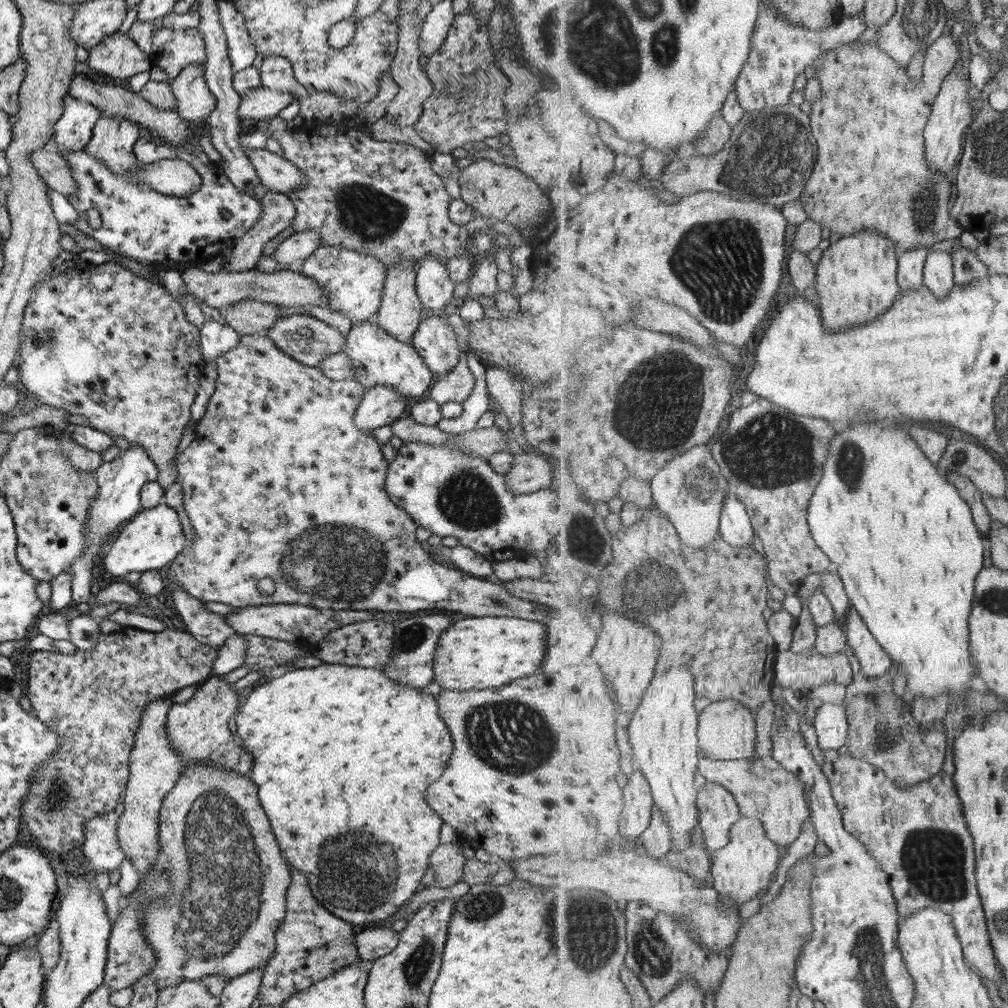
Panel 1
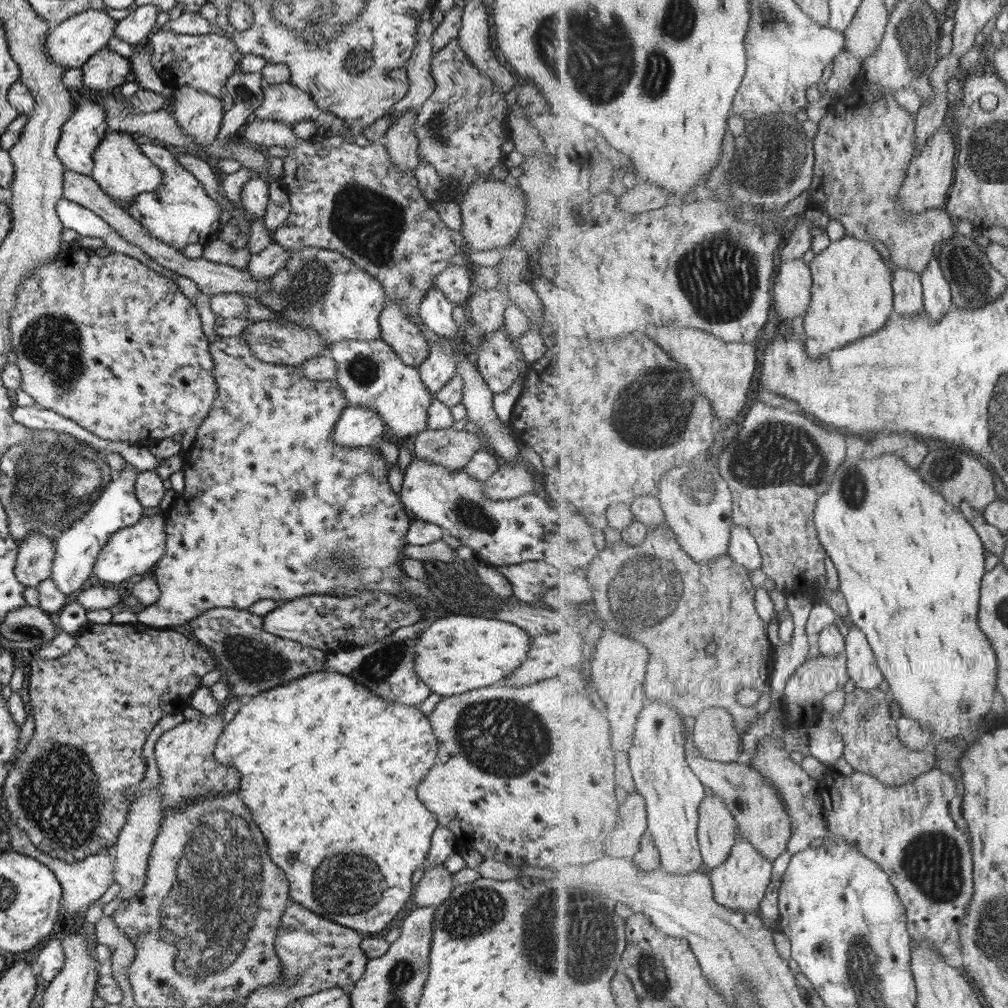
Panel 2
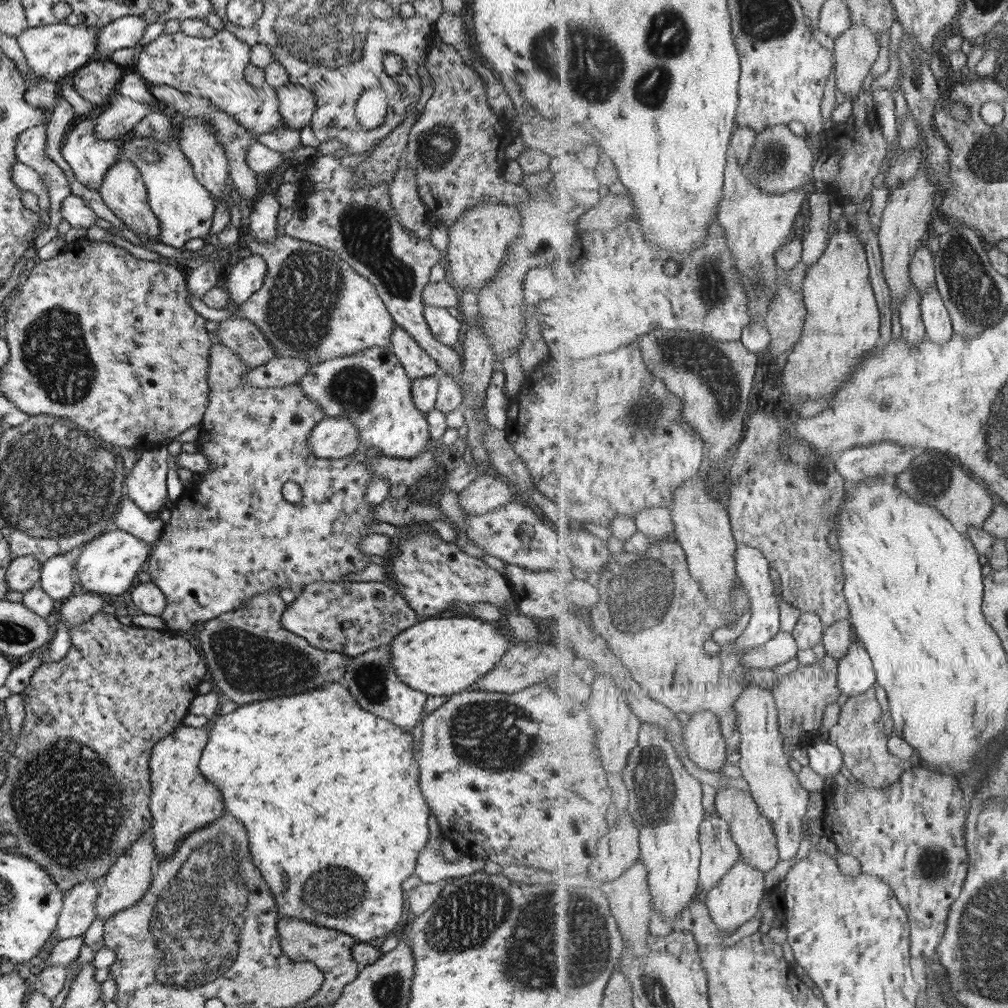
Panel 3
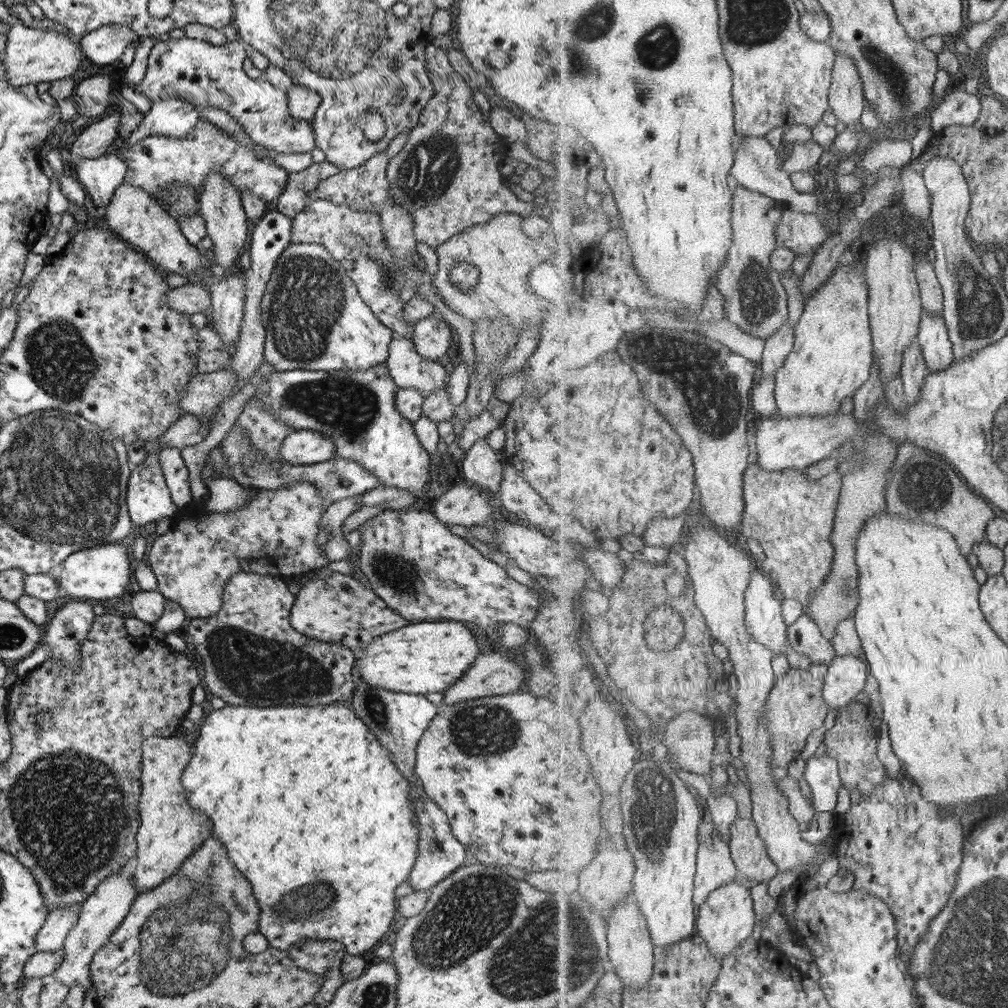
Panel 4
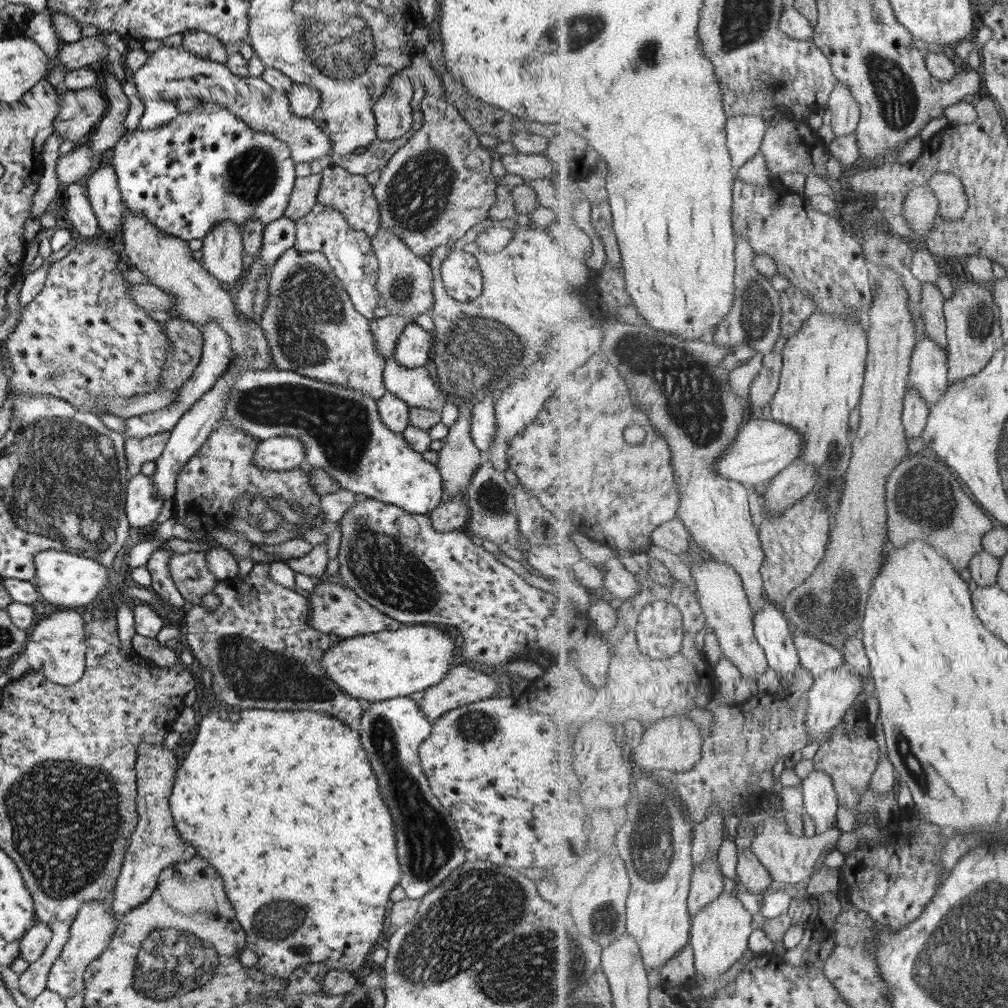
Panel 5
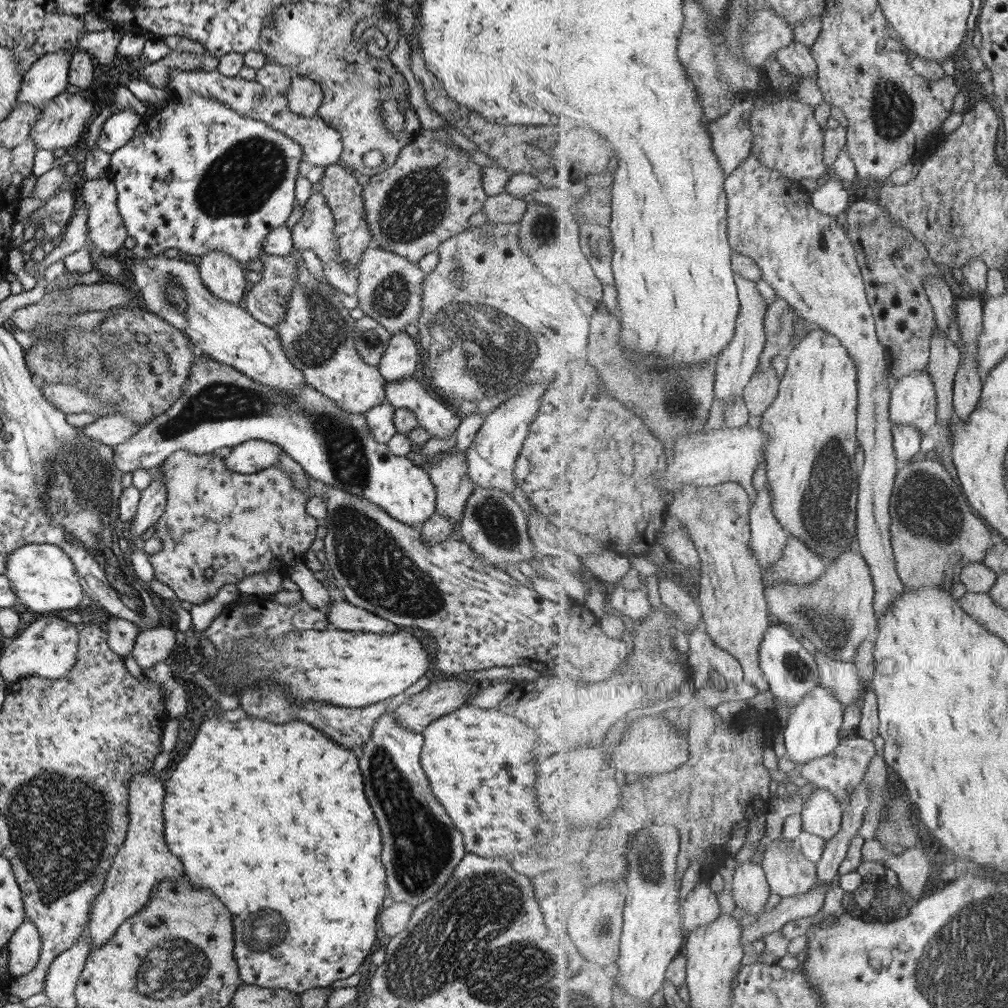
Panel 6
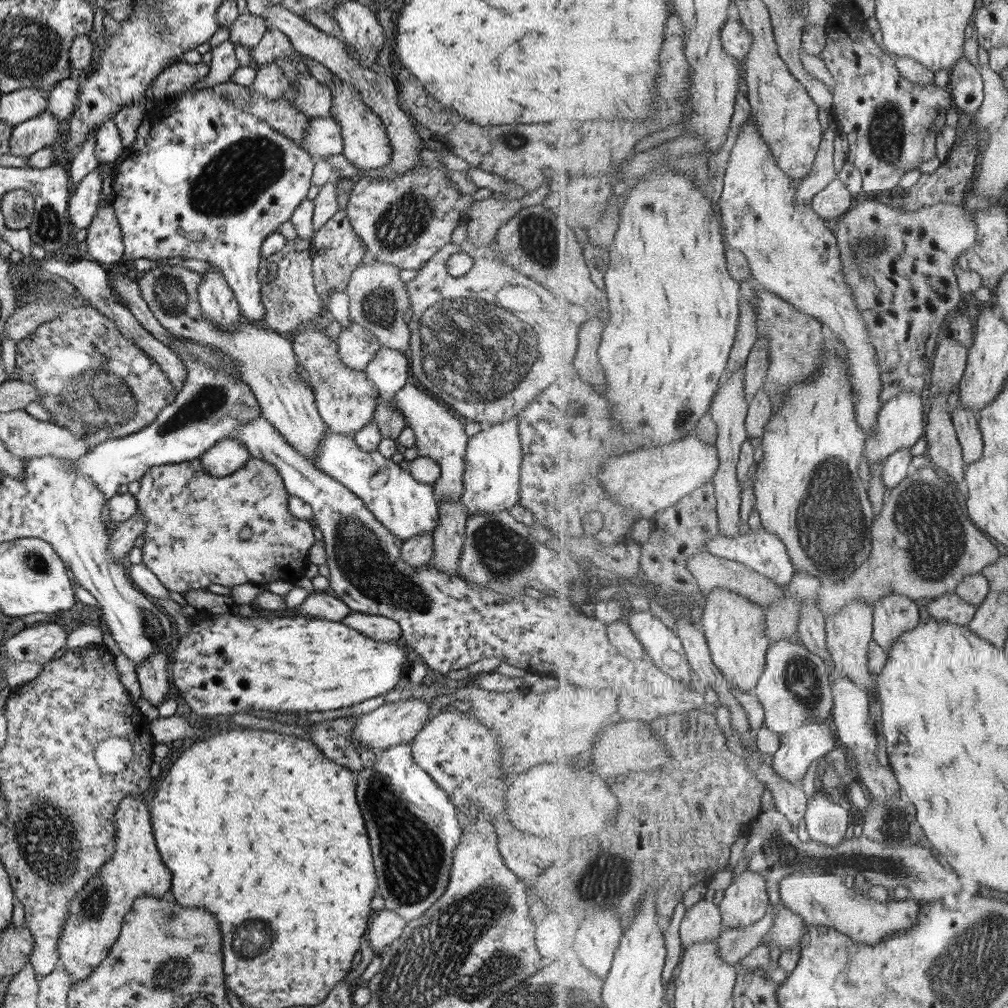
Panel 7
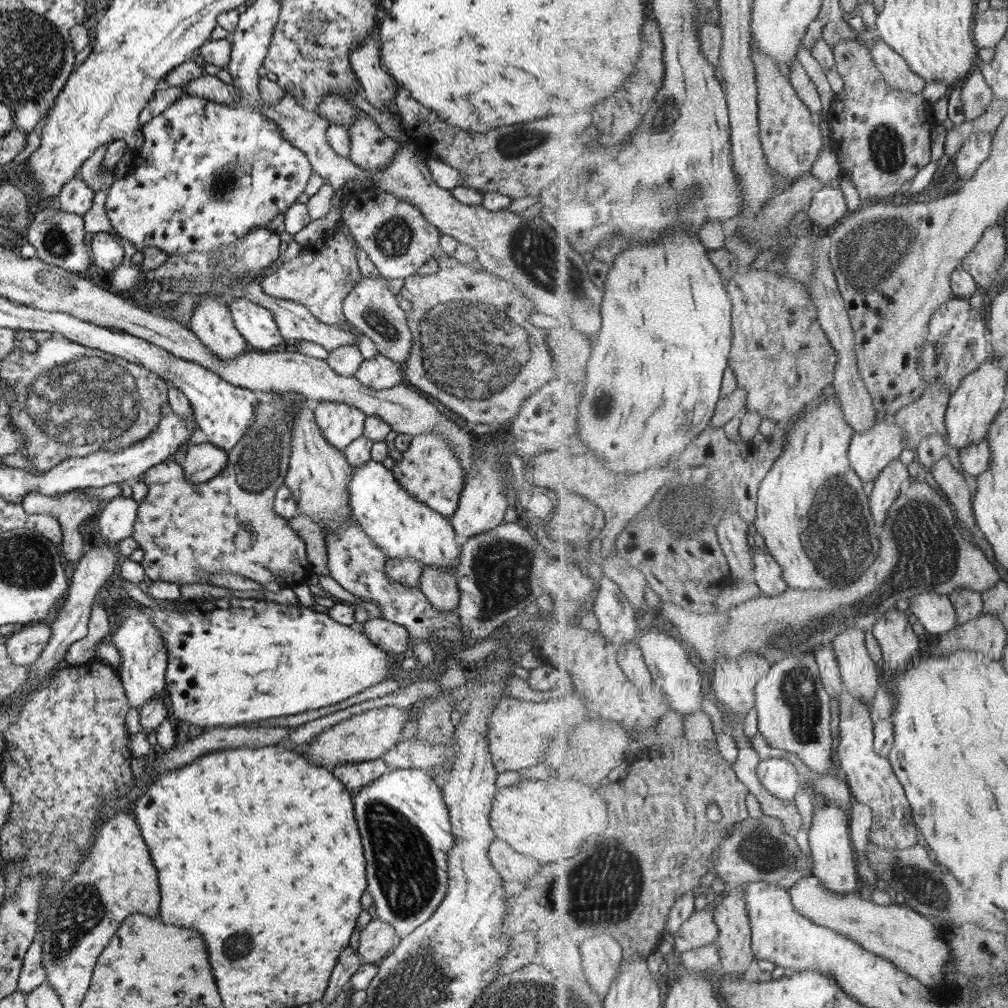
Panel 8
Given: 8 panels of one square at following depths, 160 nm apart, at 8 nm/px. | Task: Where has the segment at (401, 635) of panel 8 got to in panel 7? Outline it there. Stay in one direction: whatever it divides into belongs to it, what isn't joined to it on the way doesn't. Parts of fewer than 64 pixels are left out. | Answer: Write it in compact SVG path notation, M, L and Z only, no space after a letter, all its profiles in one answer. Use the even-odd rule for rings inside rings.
M351 611L340 620L340 623L376 641L394 642L400 636L399 625L384 616Z

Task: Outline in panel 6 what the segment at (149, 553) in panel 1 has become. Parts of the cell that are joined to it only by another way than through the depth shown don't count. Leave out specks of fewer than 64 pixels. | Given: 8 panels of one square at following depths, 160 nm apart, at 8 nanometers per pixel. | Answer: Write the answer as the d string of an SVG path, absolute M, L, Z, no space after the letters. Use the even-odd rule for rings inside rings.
M24 544L13 549L13 552L6 556L4 575L9 579L20 606L23 605L34 613L69 610L86 601L75 567L68 556L54 544Z

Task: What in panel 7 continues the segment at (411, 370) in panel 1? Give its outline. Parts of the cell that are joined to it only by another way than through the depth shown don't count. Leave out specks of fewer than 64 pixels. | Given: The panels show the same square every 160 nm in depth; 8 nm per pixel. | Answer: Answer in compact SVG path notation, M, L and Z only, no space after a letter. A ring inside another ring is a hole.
M116 276L110 284L116 298L126 304L125 307L135 317L139 326L181 359L185 367L185 378L173 402L164 406L149 425L127 436L97 442L79 459L67 463L74 473L88 476L92 483L95 483L97 490L103 493L106 502L116 494L118 486L138 481L149 468L197 459L203 452L217 444L217 441L227 439L230 432L234 432L234 428L261 415L256 398L248 385L234 379L223 369L215 370L201 361L196 361L186 353L185 347L179 341L171 338L172 335L153 318L153 313L140 297L136 282ZM327 428L316 446L314 458L314 466L318 471L335 479L361 499L368 511L395 538L403 542L421 533L433 534L438 519L438 503L431 485L418 483L399 465L381 456L377 450L361 450L351 435L337 434Z

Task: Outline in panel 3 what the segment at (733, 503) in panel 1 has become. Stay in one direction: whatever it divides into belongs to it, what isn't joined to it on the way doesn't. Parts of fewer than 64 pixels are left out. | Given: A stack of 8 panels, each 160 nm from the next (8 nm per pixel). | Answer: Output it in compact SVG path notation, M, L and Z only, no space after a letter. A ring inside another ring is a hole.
M740 543L736 552L737 574L748 590L748 595L752 608L746 621L746 629L740 635L735 644L743 650L756 649L757 647L767 644L780 631L780 604L773 595L773 580L771 580L771 570L767 557L758 549L745 543Z

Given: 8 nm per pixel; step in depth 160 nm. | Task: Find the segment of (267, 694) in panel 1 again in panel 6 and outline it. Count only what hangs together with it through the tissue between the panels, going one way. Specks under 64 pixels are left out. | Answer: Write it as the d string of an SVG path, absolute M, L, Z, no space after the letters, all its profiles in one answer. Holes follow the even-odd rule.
M243 718L237 722L219 722L219 720L205 720L202 726L199 726L199 732L195 734L193 743L189 746L187 753L177 763L175 769L171 772L171 776L164 782L163 805L161 805L161 814L164 822L164 839L166 847L171 854L174 854L182 864L183 876L190 882L194 889L205 889L211 891L225 908L230 912L233 927L233 958L238 968L238 975L241 977L243 984L255 985L259 988L266 989L285 989L292 993L301 994L313 987L329 987L335 980L341 980L351 976L354 972L358 972L357 968L361 966L361 962L371 951L371 946L375 942L375 925L378 913L381 911L381 902L388 895L386 887L386 876L383 863L381 862L381 835L377 826L377 822L373 820L373 812L365 800L365 793L362 787L363 779L358 767L358 758L353 751L347 750L345 747L333 744L327 736L321 736L321 732L317 732L315 728L309 728L307 724L299 722L299 720L291 720L287 724L269 724L269 721L258 718Z

